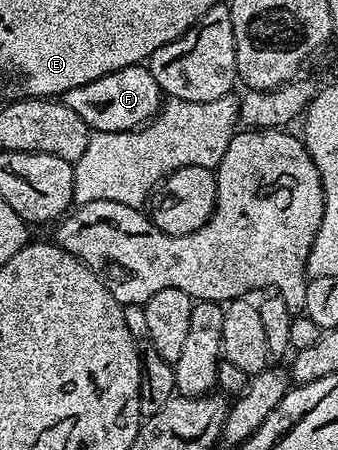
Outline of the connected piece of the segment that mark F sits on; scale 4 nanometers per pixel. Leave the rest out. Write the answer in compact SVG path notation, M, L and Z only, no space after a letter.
M136 65L117 69L117 73L109 73L105 77L97 77L97 81L89 81L89 85L77 85L77 89L69 89L61 101L92 132L104 131L117 133L118 131L138 131L146 123L151 122L159 113L165 96L160 91L157 81L153 81L150 66Z

